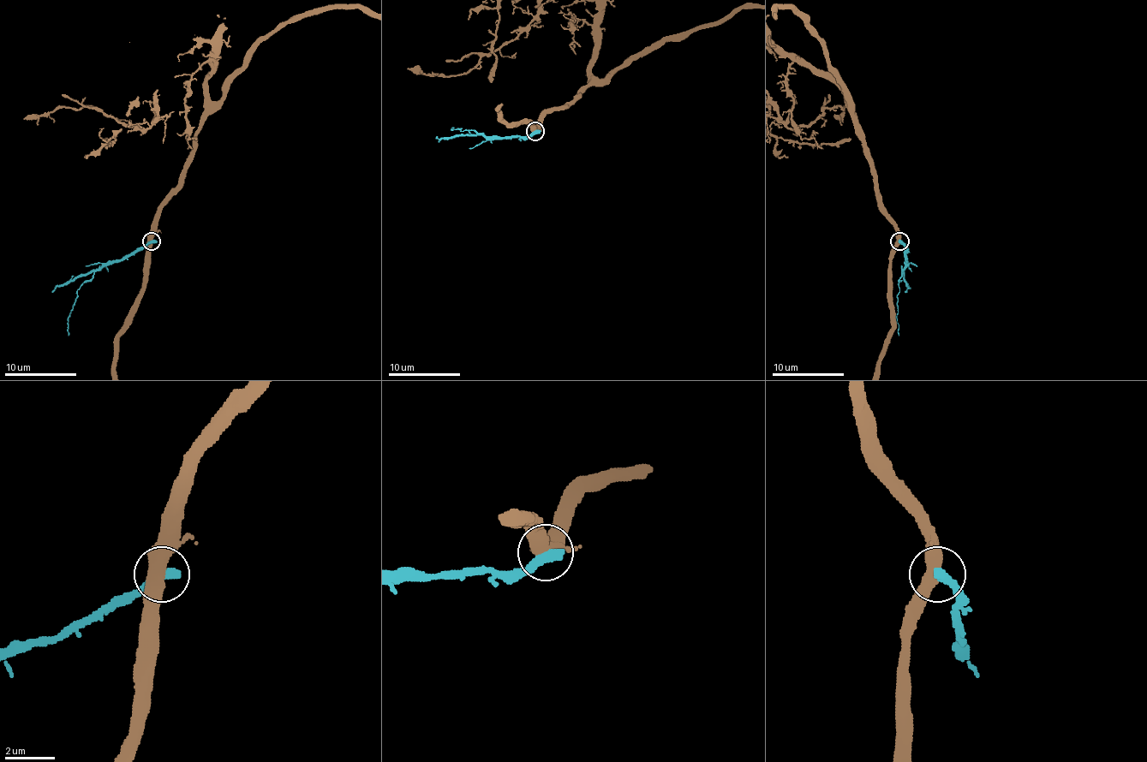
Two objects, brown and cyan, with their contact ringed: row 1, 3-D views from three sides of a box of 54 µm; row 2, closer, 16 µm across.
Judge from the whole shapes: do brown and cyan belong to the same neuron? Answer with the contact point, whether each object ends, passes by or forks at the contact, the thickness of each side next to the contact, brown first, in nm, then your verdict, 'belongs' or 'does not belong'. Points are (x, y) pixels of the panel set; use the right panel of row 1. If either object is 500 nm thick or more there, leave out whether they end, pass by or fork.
place (899, 241); calibres 500 and 480 nm; does not belong

